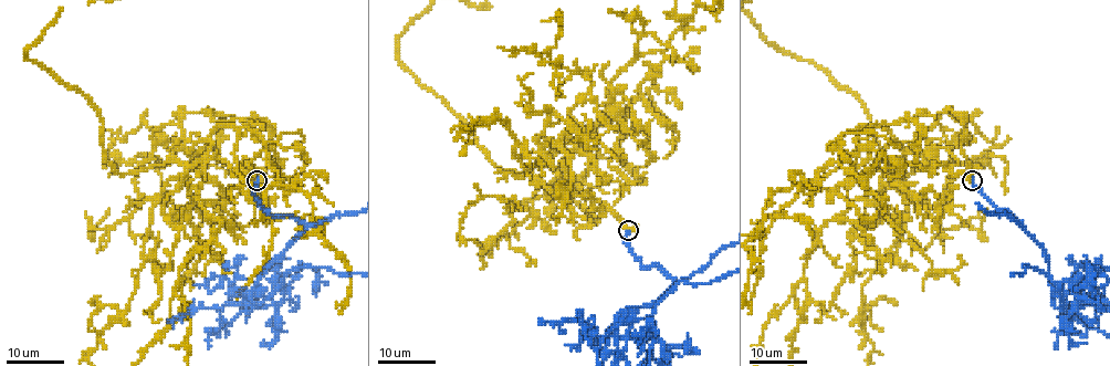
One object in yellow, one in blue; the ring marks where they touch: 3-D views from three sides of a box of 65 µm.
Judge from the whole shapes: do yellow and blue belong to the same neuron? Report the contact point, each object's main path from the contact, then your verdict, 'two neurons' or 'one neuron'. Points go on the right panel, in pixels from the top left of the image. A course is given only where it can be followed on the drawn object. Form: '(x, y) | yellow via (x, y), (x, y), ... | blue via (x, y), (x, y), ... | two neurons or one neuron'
(972, 180) | yellow via (972, 180), (908, 152), (913, 170), (902, 175), (856, 95), (765, 40) | one neuron

